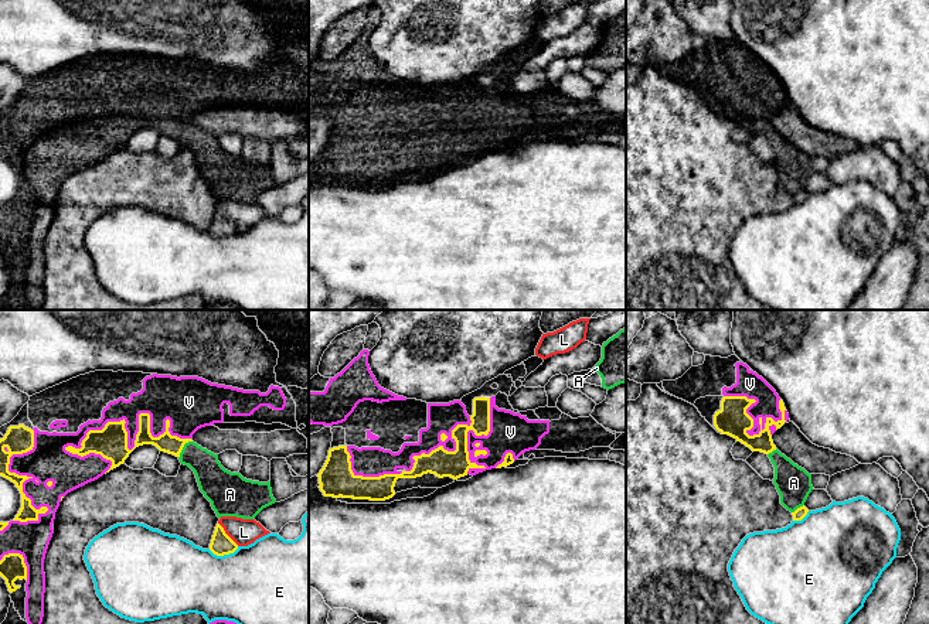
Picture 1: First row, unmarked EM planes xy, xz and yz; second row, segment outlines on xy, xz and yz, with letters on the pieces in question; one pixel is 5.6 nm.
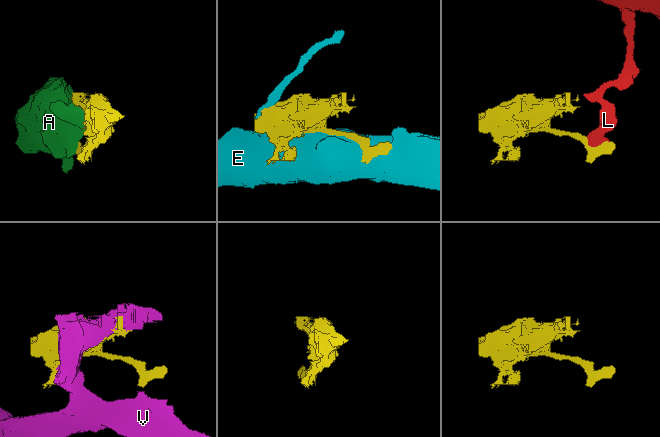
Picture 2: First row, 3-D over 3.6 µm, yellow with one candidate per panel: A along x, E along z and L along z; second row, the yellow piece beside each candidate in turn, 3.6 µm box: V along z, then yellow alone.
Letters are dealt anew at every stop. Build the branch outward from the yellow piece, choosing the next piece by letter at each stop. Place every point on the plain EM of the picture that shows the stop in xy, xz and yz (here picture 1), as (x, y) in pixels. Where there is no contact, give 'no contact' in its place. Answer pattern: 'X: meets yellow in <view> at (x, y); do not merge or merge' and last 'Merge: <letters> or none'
A: meets yellow in xy at (183, 129); merge
E: meets yellow in xy at (223, 238); do not merge
L: meets yellow in xy at (225, 217); do not merge
V: meets yellow in xy at (135, 129); do not merge
Merge: A

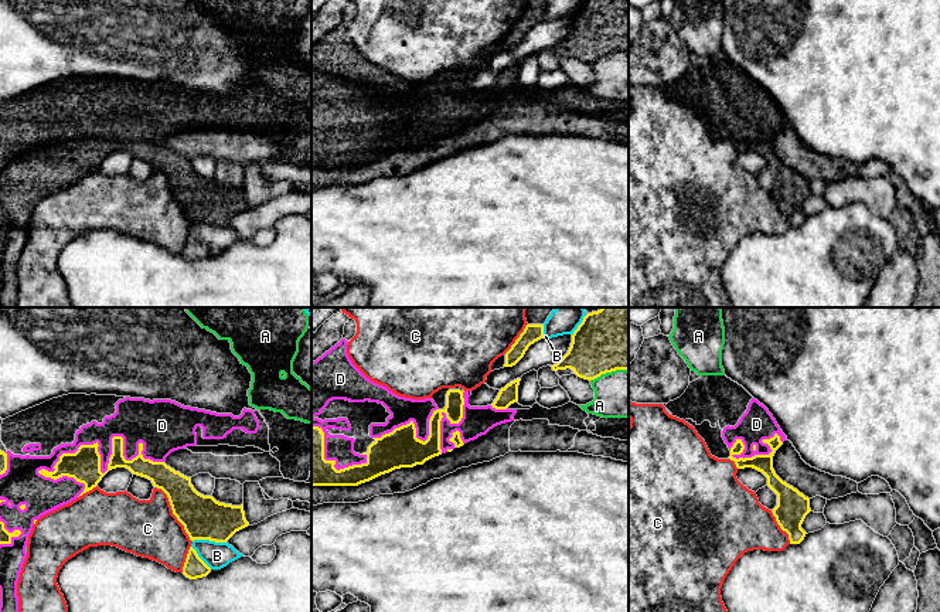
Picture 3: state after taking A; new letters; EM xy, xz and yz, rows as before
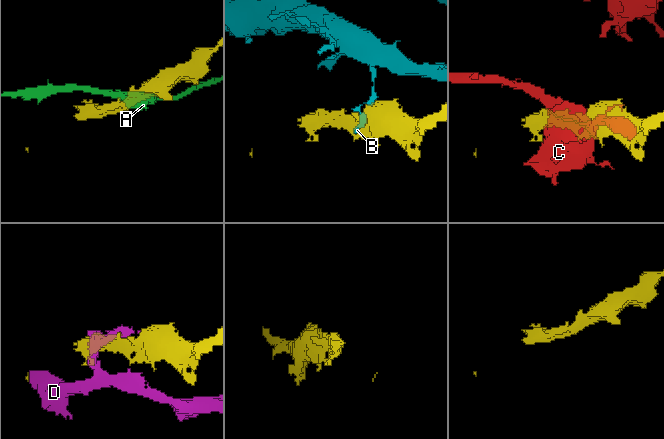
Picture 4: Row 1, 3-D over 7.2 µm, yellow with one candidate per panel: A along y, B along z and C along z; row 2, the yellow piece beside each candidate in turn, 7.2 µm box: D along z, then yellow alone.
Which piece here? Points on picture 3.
A: meets yellow in xz at (608, 54); do not merge
B: meets yellow in xy at (210, 223); do not merge
C: meets yellow in xy at (173, 196); do not merge
D: meets yellow in xy at (108, 152); do not merge
Merge: none

